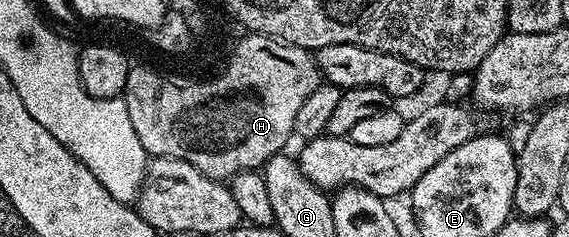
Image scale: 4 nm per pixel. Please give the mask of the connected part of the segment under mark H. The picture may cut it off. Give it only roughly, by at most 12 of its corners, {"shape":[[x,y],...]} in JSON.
{"shape":[[245,35],[231,77],[134,72],[146,154],[260,170],[319,84],[298,45]]}

